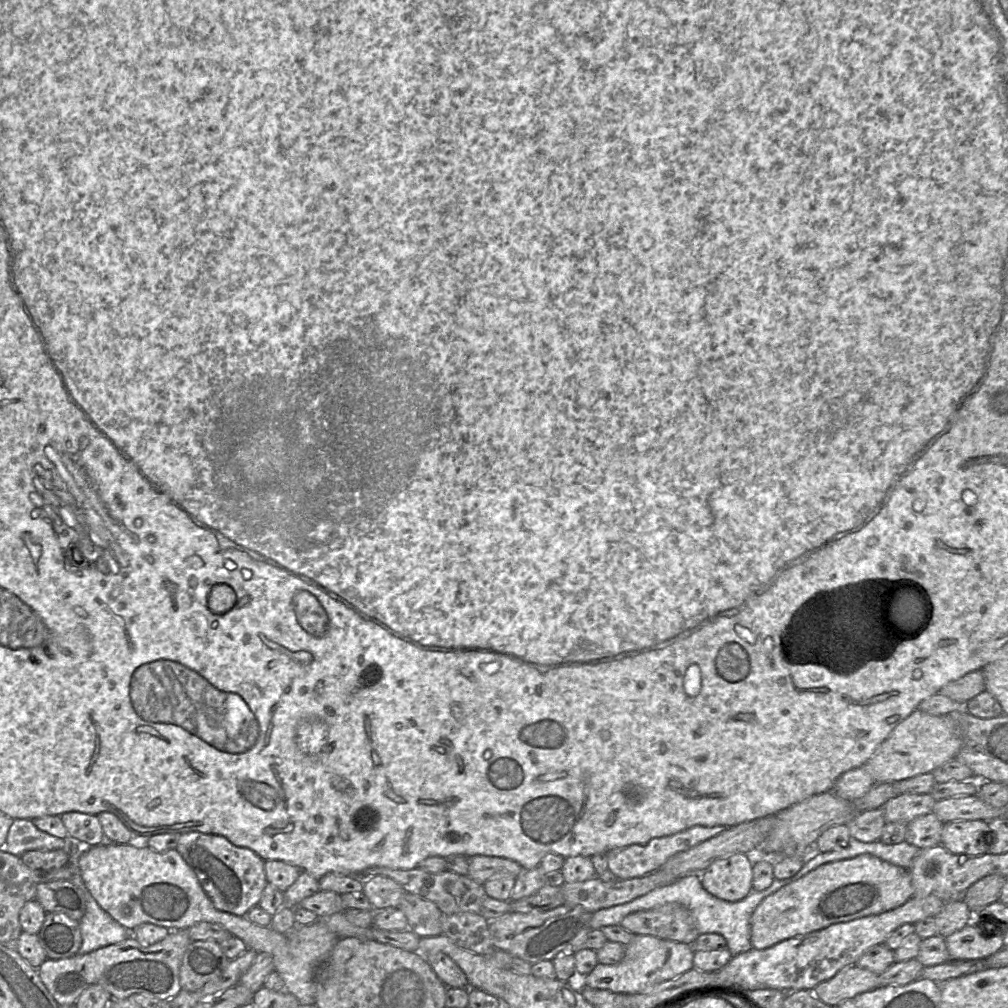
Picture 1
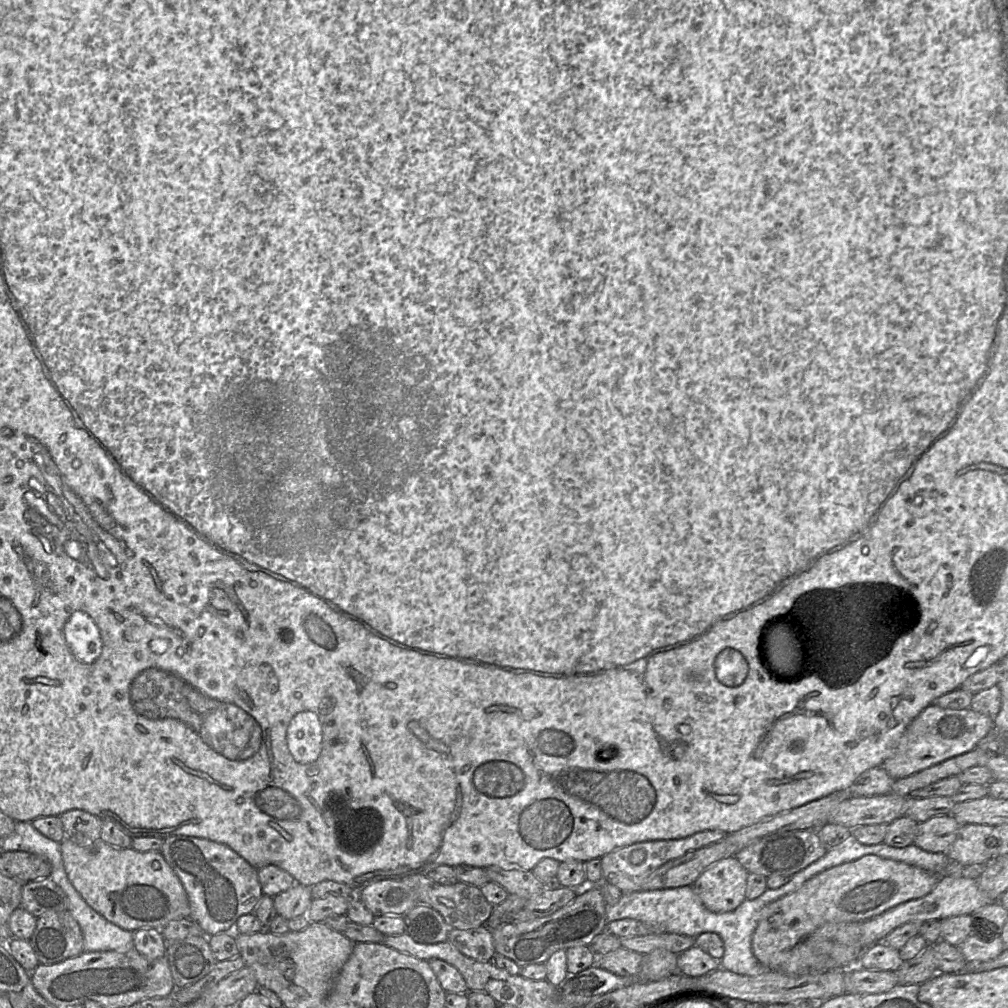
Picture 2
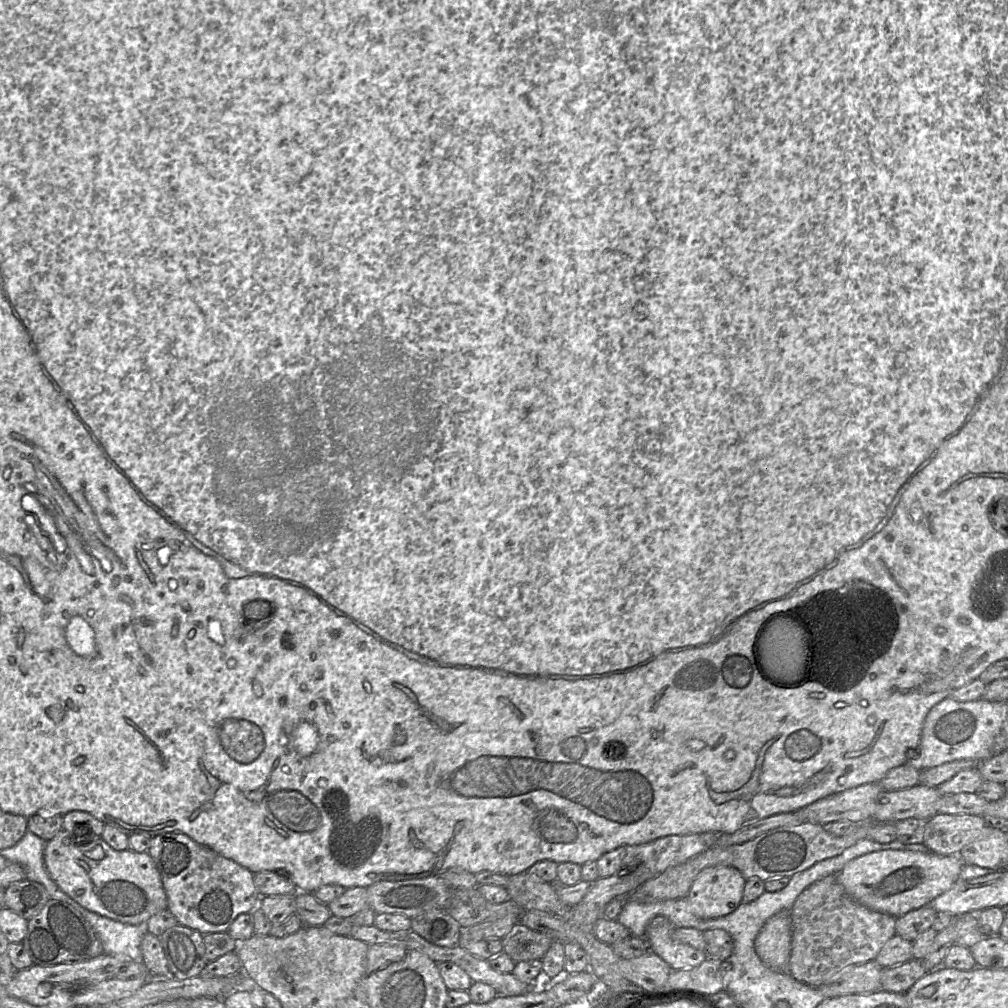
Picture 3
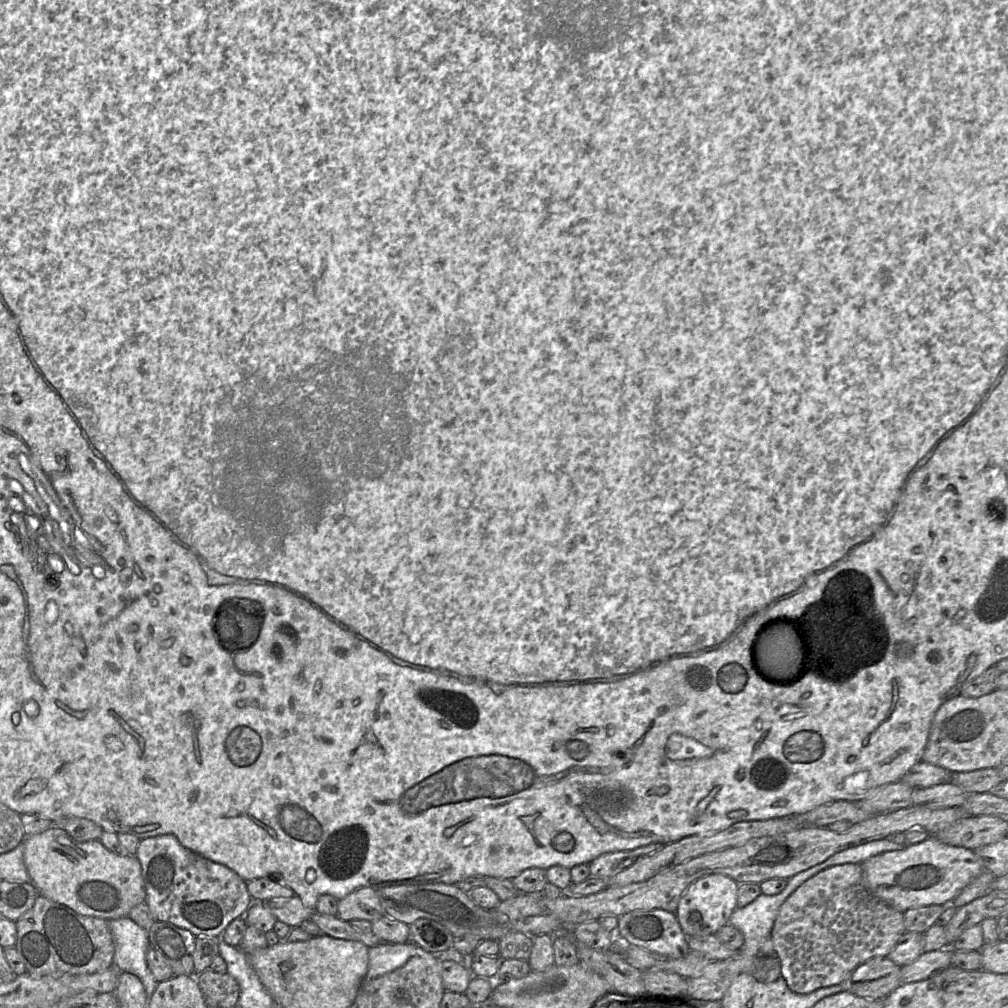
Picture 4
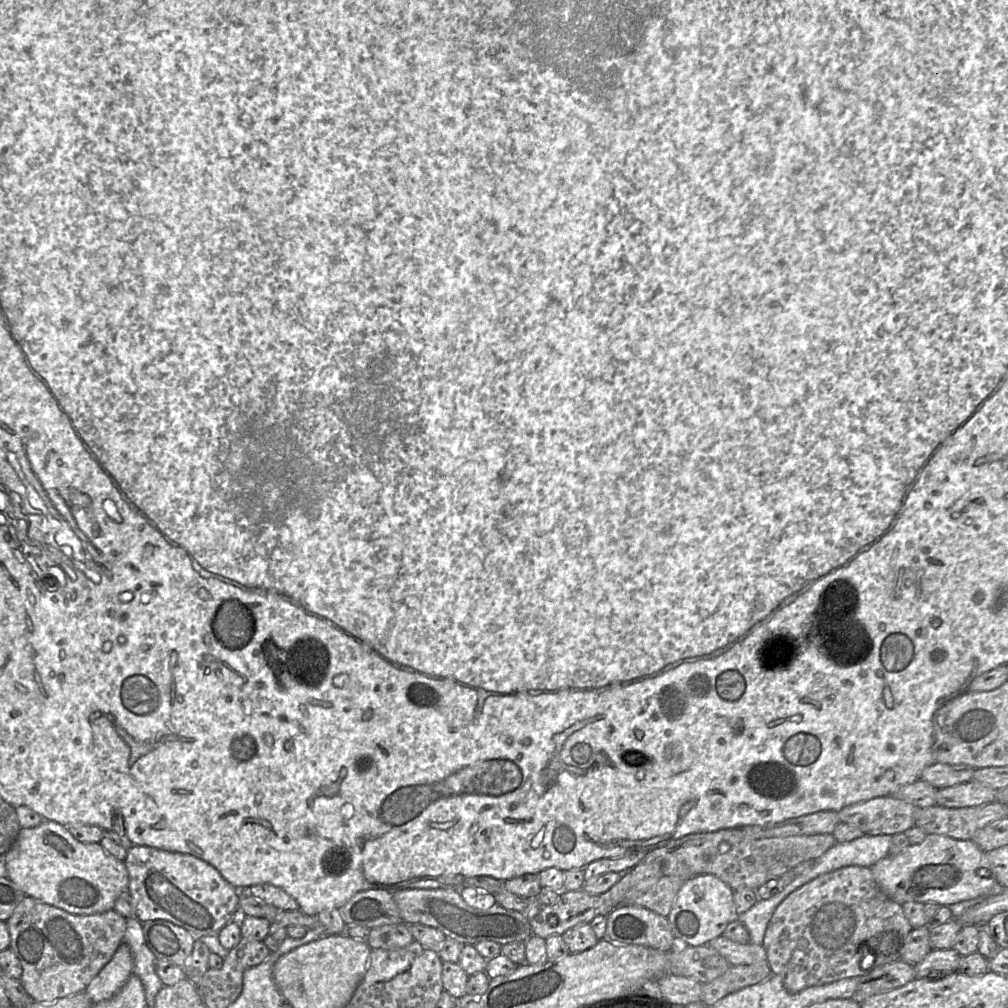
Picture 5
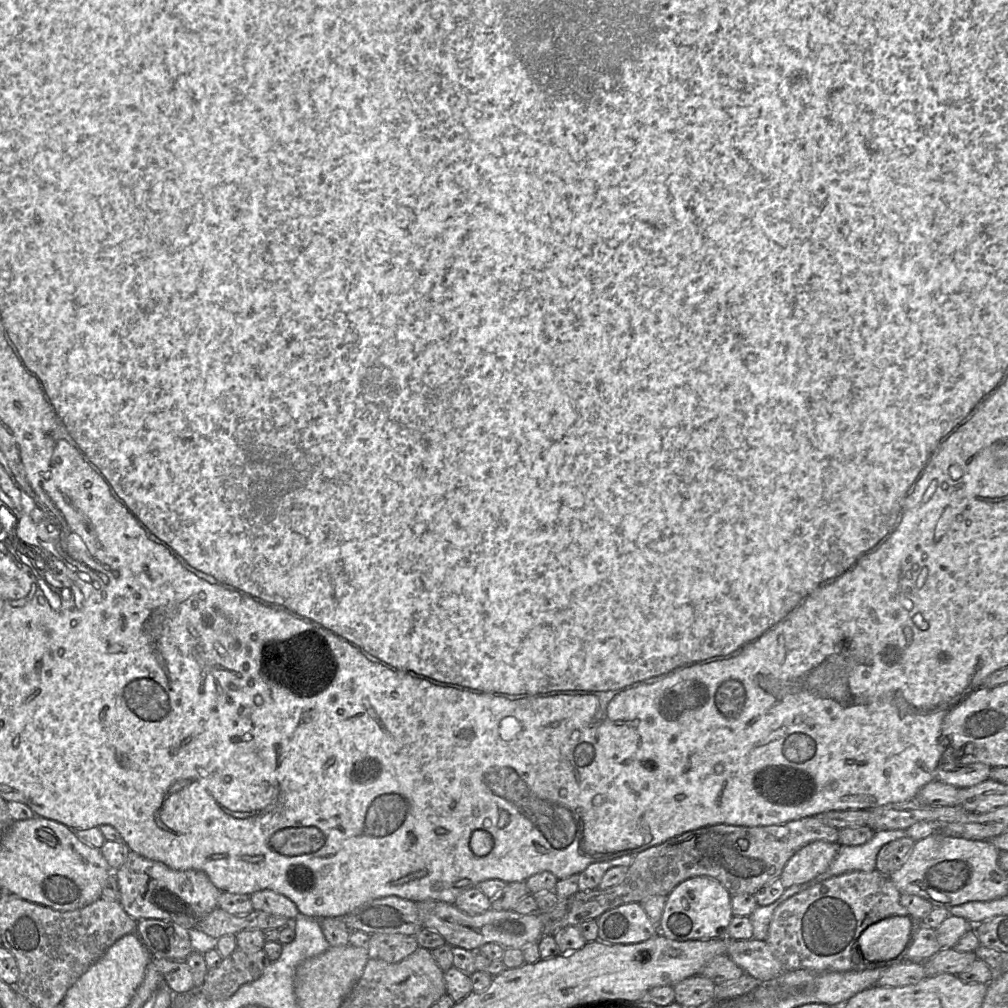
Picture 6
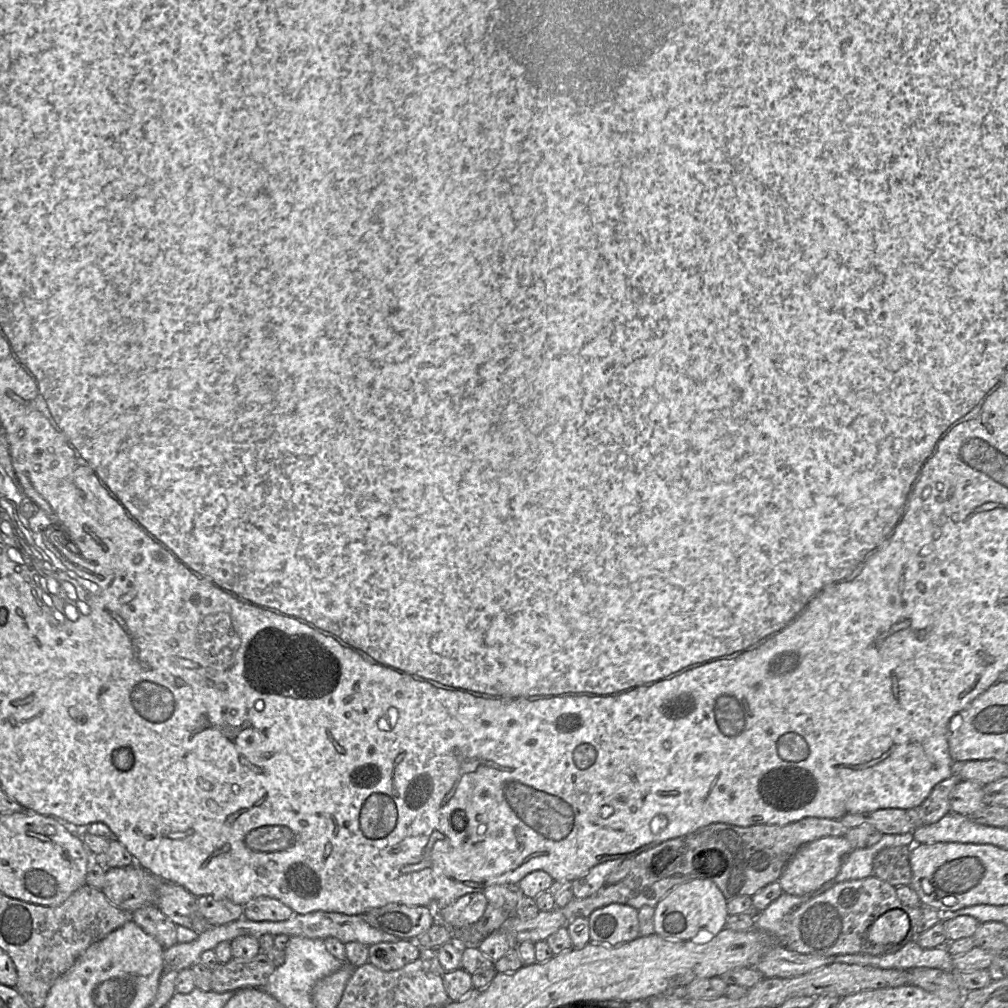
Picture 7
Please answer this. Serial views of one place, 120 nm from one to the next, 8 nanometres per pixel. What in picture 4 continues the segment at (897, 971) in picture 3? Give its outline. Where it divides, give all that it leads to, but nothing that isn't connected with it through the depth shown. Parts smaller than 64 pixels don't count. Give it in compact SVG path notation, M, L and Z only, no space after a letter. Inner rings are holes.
M949 947L923 952L914 962L901 967L901 984L924 980L933 973L951 966L951 960L952 950Z

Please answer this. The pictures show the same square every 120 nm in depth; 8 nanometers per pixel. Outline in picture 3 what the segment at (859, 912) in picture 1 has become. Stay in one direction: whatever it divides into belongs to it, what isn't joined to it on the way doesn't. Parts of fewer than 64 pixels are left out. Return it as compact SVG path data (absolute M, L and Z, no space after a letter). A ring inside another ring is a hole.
M880 850L859 856L844 865L836 879L861 905L896 918L925 905L948 891L959 879L964 863L959 855L940 856L906 850ZM789 911L769 918L755 939L755 951L768 967L787 971L791 956L792 922Z

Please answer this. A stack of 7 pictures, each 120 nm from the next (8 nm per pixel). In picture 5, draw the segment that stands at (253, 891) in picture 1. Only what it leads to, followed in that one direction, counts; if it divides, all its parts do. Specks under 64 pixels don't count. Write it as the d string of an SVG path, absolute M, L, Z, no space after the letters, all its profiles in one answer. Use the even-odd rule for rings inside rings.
M134 845L128 849L124 863L129 874L128 891L135 918L142 923L150 920L170 921L198 939L217 935L224 926L240 916L241 891L225 880L215 867L200 858Z

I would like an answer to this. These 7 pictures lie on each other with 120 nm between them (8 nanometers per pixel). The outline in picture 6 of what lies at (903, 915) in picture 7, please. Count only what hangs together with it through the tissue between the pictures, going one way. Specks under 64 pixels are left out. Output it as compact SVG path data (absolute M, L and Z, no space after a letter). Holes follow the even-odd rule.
M894 915L868 926L858 938L860 953L869 962L887 962L905 953L908 942L919 929L920 921Z

